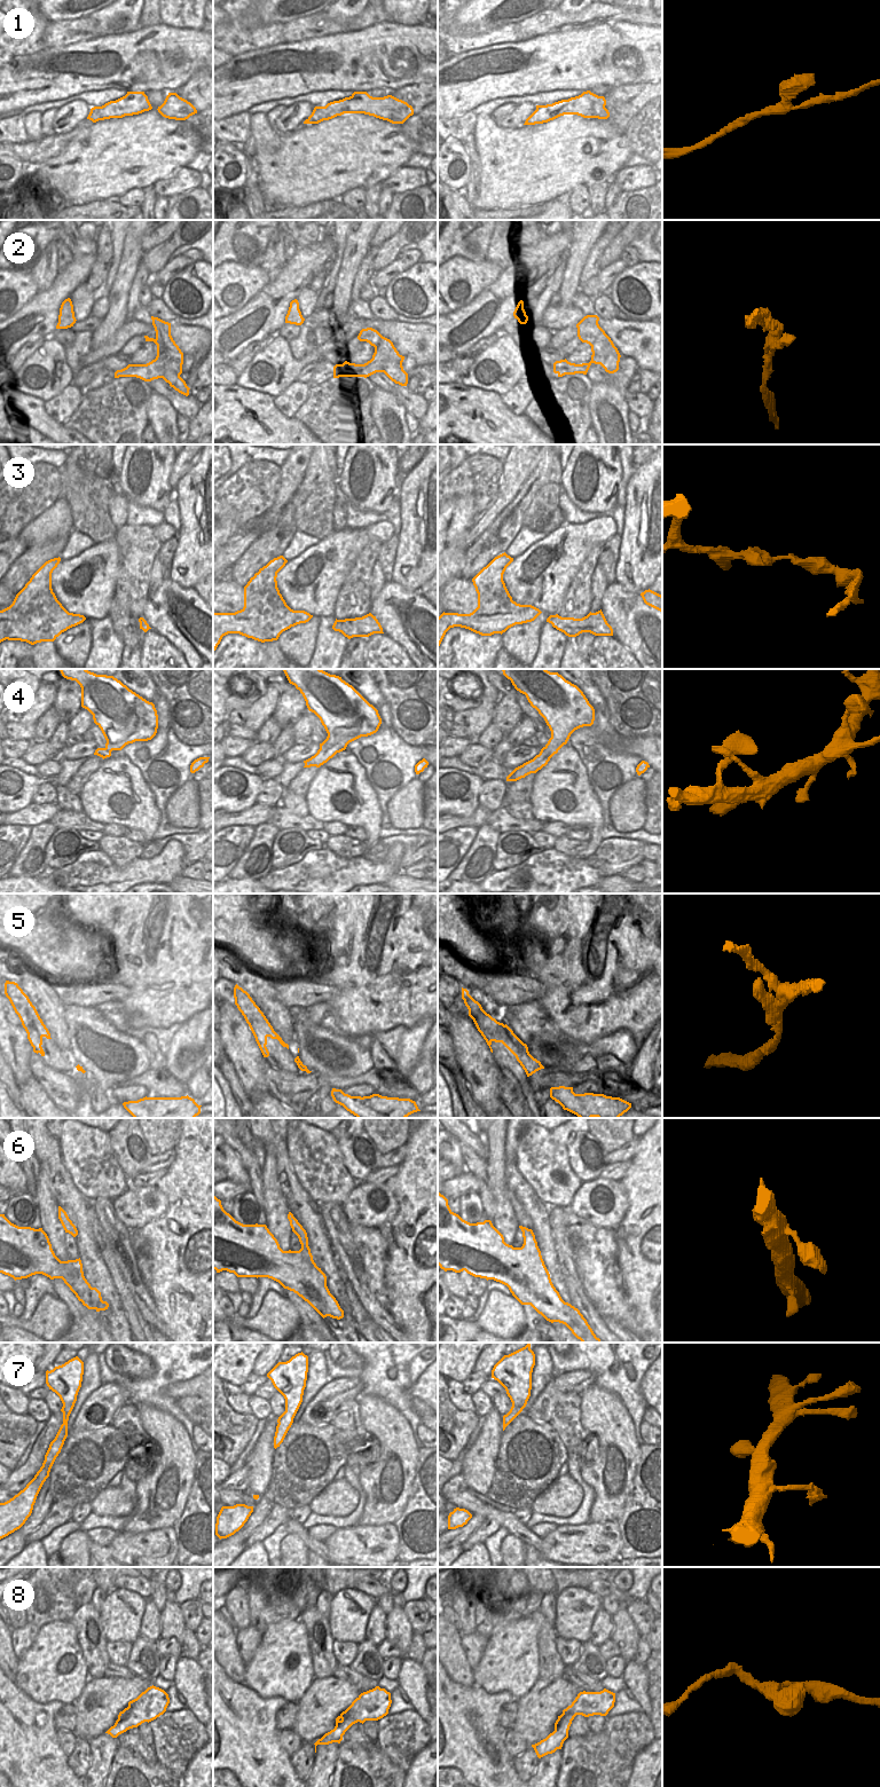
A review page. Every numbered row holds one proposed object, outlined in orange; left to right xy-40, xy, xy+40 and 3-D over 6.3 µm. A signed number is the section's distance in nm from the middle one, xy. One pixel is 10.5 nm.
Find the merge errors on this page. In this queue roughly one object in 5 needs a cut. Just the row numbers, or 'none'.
3, 5.

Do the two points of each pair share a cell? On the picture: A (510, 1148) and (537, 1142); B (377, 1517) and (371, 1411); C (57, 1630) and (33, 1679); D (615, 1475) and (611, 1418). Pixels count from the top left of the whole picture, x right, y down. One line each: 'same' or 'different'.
A: different
B: same
C: same
D: same

